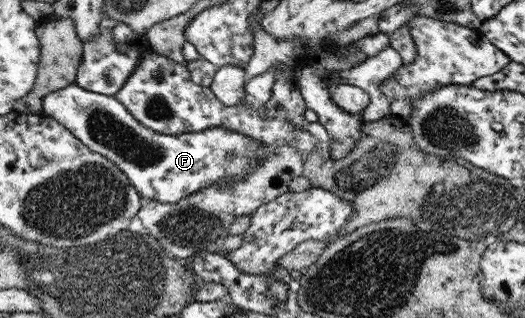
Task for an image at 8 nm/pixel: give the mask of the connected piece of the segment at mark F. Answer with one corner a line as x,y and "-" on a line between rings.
75,81
64,89
49,93
42,100
41,113
63,125
88,149
91,149
91,152
99,153
102,157
111,161
128,177
140,197
151,201
161,201
163,204
175,204
177,201
181,201
181,198
205,189
207,185
221,183
223,179
225,179
225,183
231,177
235,177
237,181
243,181
245,177
259,168
267,157
266,149
264,149
261,141
225,127
216,126
201,132
181,133
176,136
156,133
140,125
139,121
136,121
131,113
128,113
127,109
113,96
87,91
76,85

